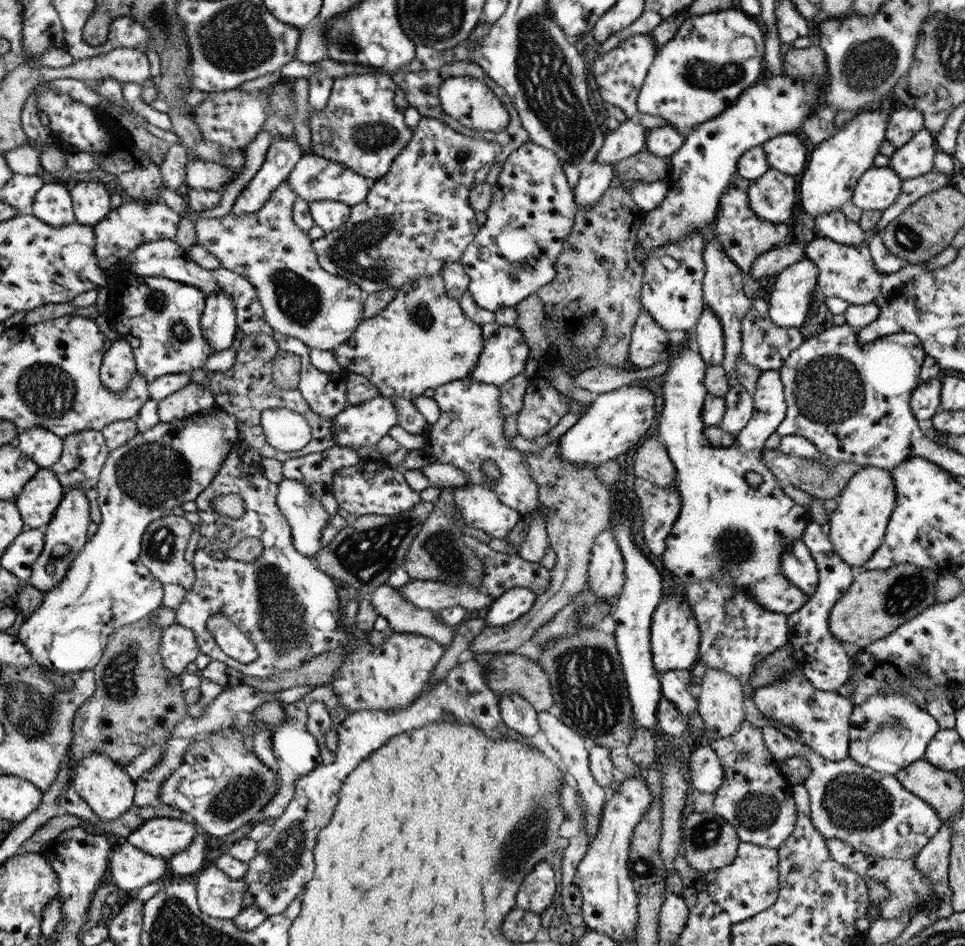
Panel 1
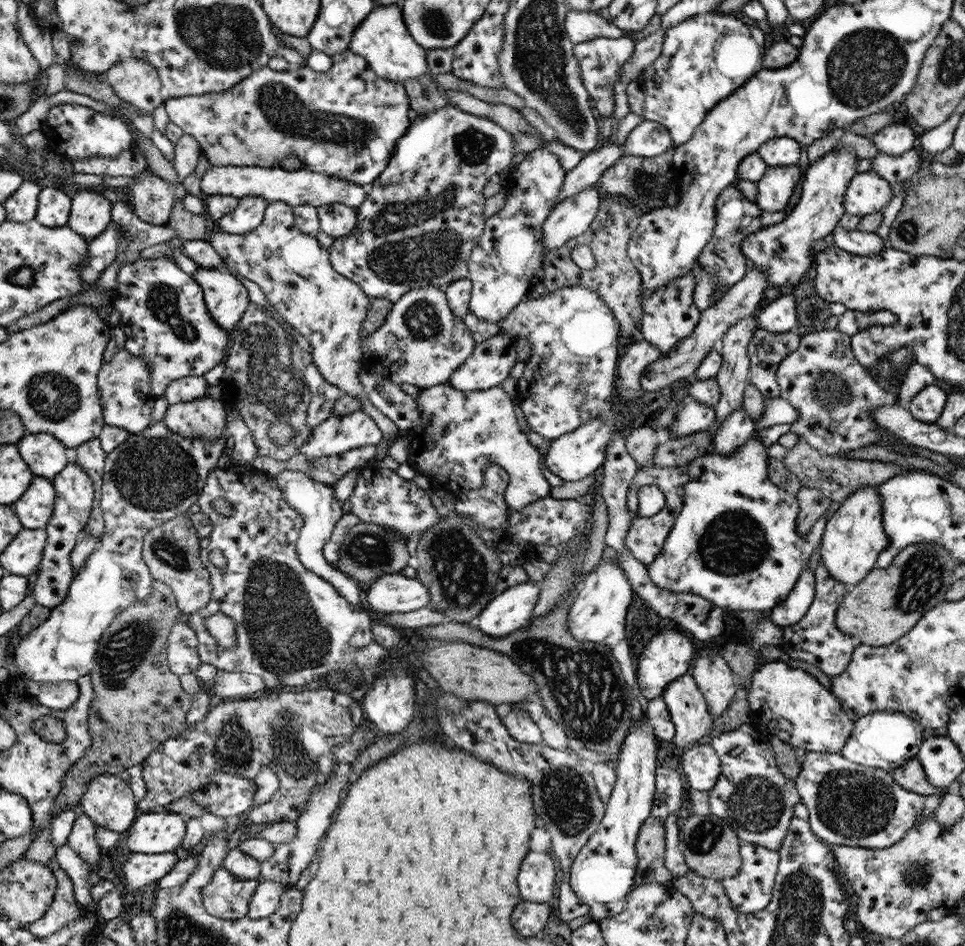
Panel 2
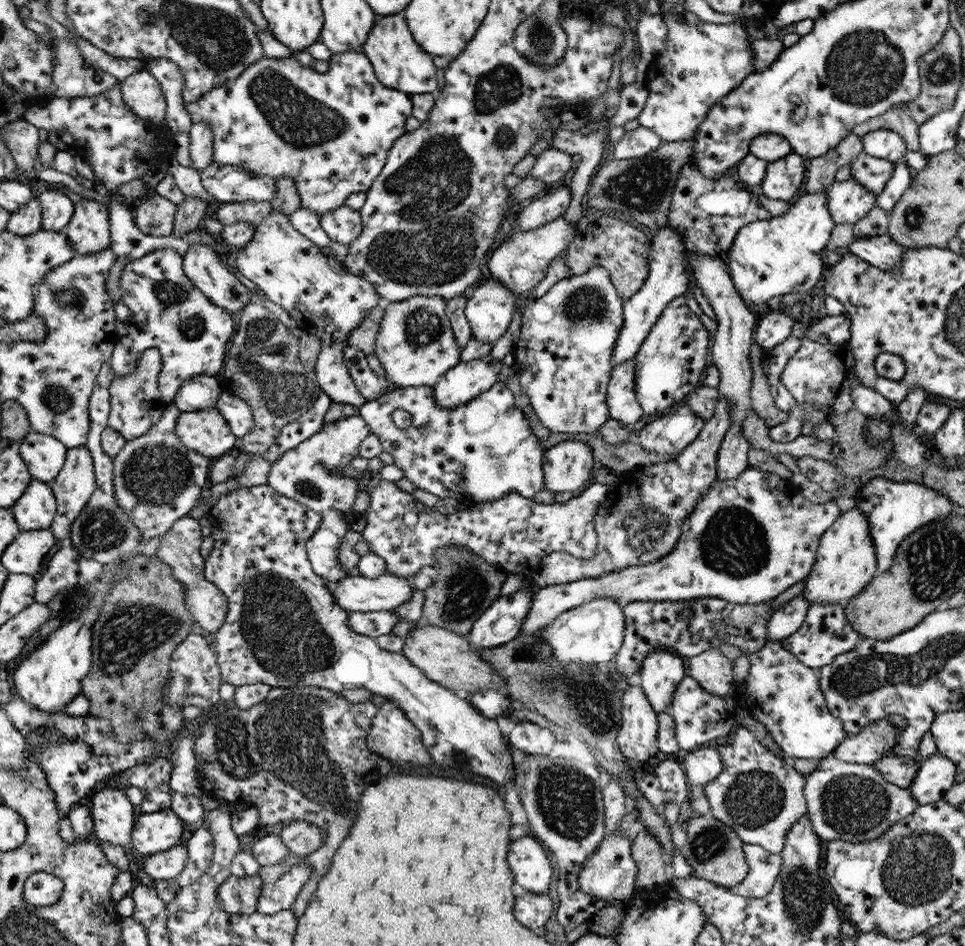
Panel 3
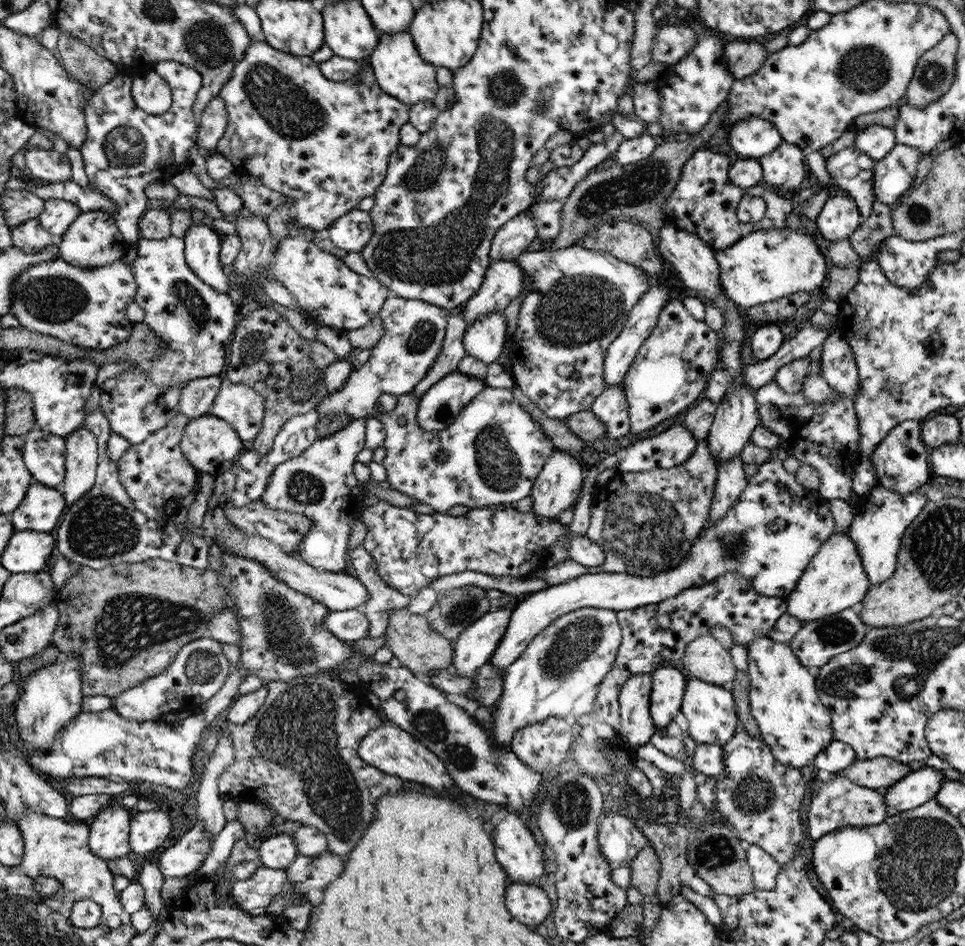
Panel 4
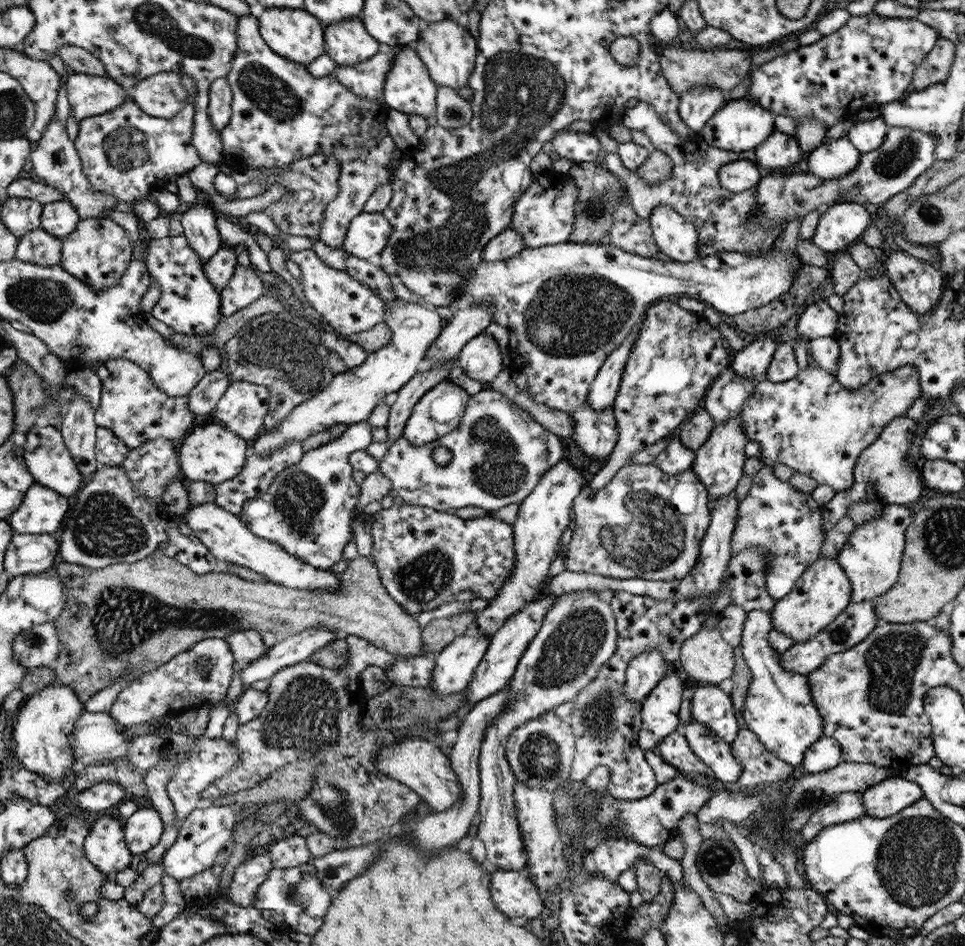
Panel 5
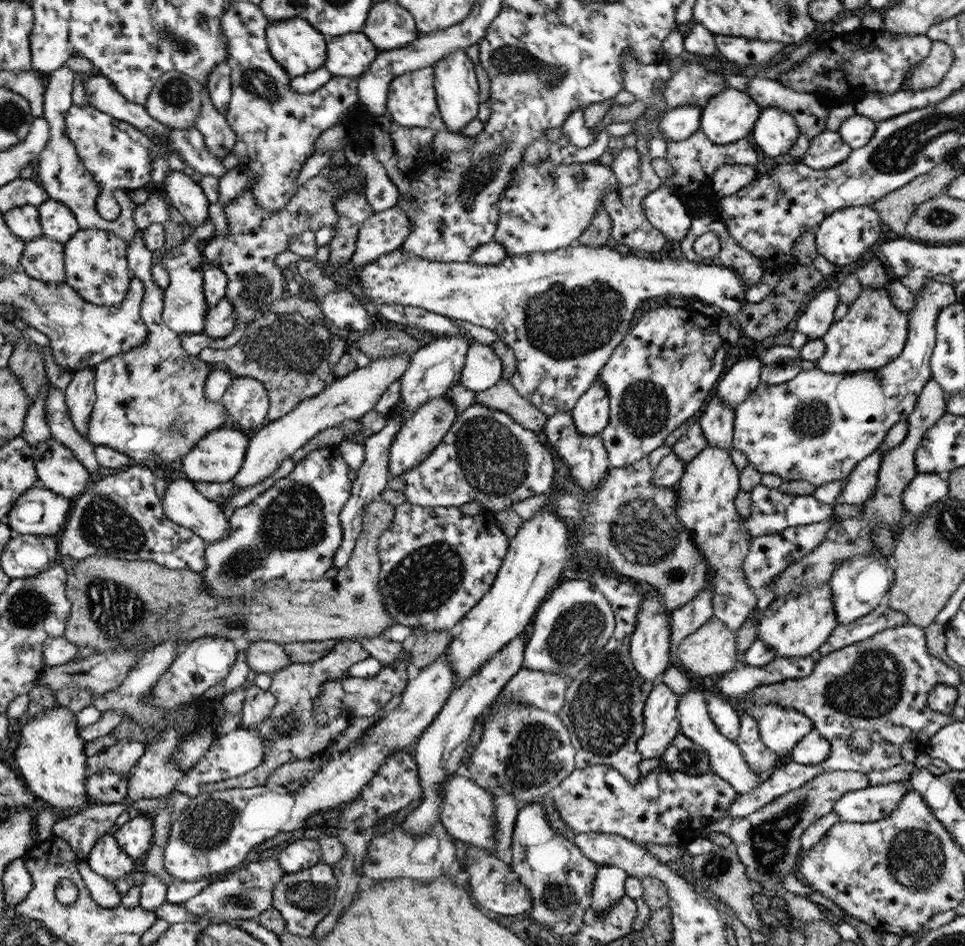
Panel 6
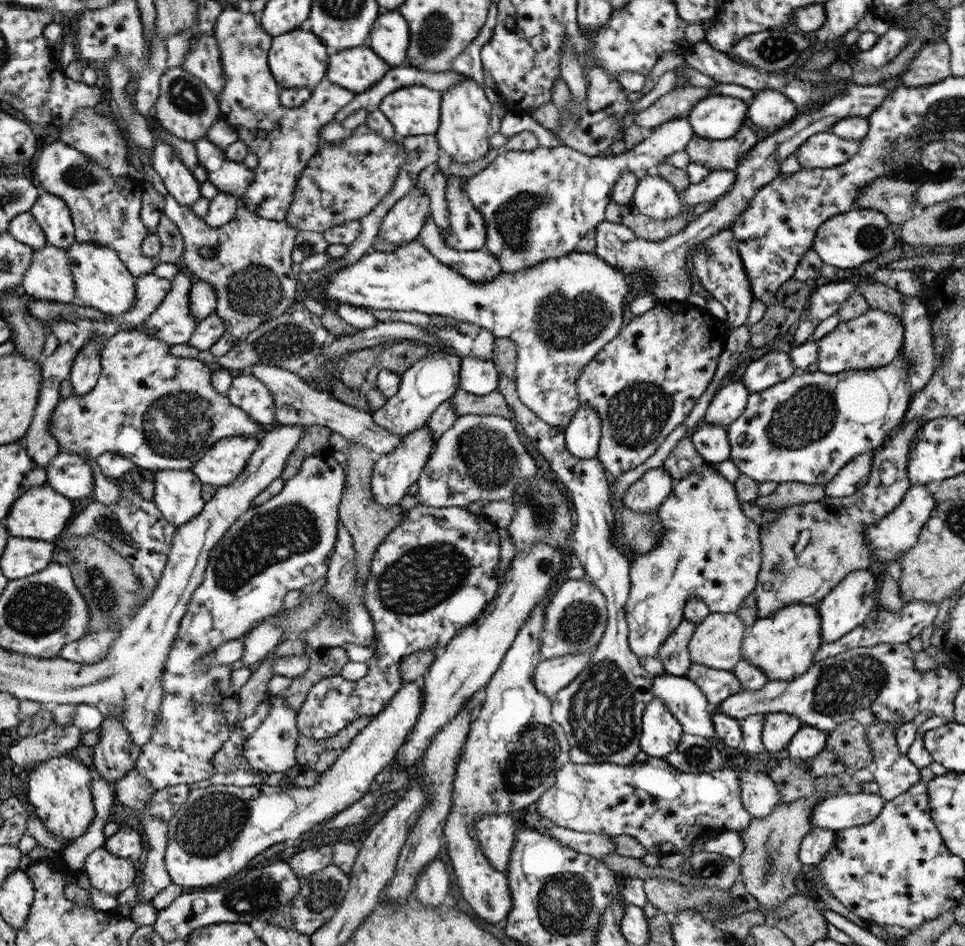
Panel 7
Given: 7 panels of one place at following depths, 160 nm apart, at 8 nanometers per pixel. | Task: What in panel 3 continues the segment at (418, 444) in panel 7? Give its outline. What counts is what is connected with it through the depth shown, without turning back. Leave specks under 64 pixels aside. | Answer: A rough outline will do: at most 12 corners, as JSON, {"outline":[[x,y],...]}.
{"outline":[[462,361],[433,384],[442,408],[456,408],[498,383],[502,361]]}

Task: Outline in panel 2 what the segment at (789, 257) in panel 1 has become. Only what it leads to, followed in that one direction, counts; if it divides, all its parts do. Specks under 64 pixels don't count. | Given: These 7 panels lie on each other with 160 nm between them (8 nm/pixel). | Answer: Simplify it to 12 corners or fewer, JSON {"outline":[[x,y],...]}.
{"outline":[[748,261],[745,278],[704,311],[693,334],[646,367],[641,387],[692,377],[723,336],[750,317],[768,287]]}

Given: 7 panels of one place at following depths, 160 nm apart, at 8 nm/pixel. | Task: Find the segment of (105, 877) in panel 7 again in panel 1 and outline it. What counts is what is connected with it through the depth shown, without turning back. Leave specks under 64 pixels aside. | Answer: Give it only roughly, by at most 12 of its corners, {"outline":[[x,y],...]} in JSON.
{"outline":[[104,753],[82,759],[71,787],[104,820],[134,804],[134,780]]}

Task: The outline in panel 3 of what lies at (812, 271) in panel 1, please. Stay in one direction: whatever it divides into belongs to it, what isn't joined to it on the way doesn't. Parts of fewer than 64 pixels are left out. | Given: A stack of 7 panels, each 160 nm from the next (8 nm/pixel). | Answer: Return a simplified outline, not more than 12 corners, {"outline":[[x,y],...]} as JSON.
{"outline":[[788,309],[758,317],[753,340],[775,348],[790,337],[794,318]]}

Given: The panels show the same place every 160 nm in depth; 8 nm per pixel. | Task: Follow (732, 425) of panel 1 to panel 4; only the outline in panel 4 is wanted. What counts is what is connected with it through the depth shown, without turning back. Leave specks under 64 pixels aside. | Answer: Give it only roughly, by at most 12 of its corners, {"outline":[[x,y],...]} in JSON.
{"outline":[[740,455],[718,465],[711,522],[723,518],[745,489]]}

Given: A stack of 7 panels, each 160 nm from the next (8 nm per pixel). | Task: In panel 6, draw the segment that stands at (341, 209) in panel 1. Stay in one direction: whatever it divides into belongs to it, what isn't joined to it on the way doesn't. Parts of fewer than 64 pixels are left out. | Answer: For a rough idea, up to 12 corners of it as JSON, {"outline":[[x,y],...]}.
{"outline":[[402,208],[374,213],[358,232],[349,265],[397,251],[413,223]]}

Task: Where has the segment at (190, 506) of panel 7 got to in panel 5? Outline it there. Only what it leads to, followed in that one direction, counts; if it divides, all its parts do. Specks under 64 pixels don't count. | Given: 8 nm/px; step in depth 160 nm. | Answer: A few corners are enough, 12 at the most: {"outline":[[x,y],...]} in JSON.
{"outline":[[215,502],[190,507],[187,525],[225,563],[293,589],[342,588],[284,547],[252,534]]}

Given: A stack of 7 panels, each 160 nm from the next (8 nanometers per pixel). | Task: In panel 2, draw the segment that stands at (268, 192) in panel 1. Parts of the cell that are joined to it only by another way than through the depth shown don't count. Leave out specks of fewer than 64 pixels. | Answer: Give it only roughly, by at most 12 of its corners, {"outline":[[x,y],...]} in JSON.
{"outline":[[242,197],[217,220],[226,233],[246,234],[260,226],[264,197]]}

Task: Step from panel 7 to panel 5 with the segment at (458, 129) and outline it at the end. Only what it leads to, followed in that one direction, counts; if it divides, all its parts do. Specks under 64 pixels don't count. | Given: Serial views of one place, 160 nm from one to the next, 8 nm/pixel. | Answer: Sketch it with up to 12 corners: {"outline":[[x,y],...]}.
{"outline":[[464,20],[423,23],[414,44],[437,86],[469,86],[481,45]]}

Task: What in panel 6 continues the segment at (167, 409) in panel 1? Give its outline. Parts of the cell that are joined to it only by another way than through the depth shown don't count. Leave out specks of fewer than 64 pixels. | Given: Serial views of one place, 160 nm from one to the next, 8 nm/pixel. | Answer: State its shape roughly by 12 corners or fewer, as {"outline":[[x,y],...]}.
{"outline":[[213,430],[182,457],[189,481],[227,485],[248,434]]}

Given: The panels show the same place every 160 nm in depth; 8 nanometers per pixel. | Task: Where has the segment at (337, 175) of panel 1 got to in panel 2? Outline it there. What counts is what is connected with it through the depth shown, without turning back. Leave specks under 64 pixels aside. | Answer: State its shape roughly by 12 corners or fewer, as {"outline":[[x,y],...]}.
{"outline":[[212,165],[203,196],[357,210],[367,187],[304,168]]}

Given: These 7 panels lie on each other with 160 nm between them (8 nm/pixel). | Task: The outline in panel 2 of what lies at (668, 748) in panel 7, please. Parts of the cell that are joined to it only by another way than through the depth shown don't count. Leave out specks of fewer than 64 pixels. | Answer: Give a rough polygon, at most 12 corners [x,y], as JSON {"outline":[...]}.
{"outline":[[680,627],[658,630],[640,654],[635,688],[662,697],[688,673],[694,644]]}

